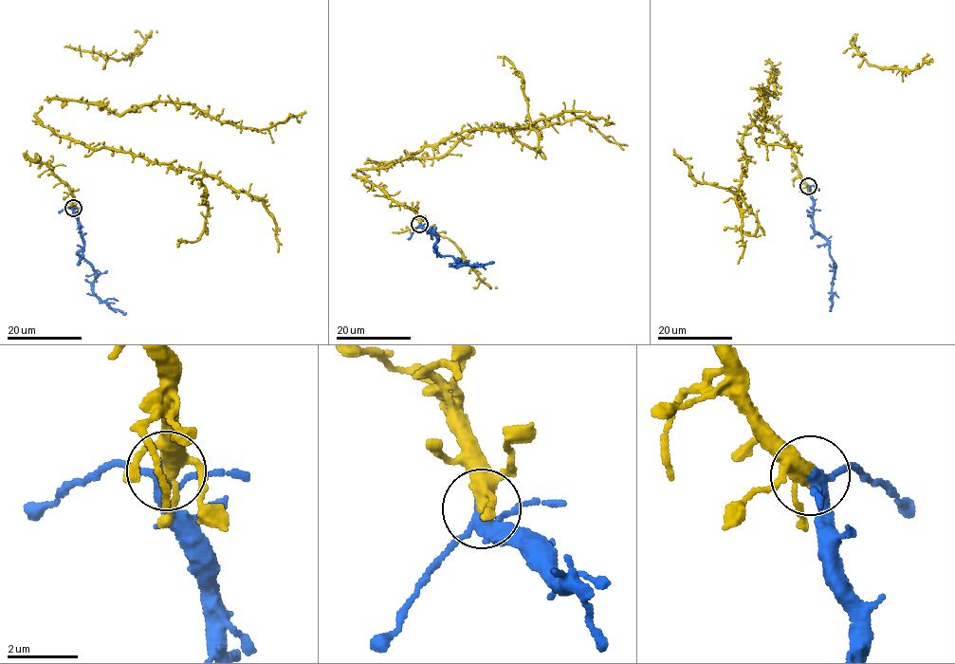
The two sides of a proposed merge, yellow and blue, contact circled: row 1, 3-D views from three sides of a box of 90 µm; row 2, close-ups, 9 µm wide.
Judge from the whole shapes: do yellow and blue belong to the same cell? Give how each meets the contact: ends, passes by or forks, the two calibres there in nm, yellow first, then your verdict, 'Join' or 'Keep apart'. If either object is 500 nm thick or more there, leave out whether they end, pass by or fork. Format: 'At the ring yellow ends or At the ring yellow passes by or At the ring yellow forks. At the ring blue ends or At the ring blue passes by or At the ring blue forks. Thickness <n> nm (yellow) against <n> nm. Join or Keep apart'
At the ring yellow forks. At the ring blue forks. Thickness 280 nm (yellow) against 280 nm. Join

